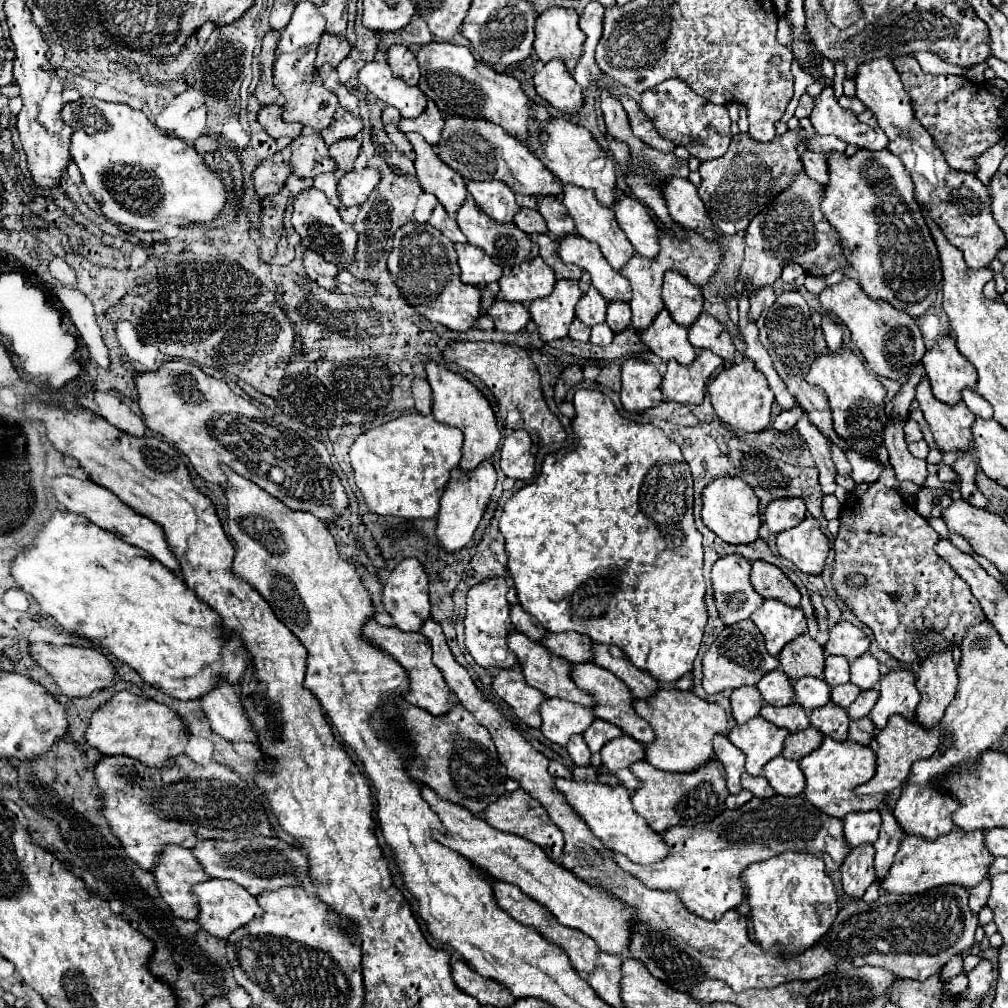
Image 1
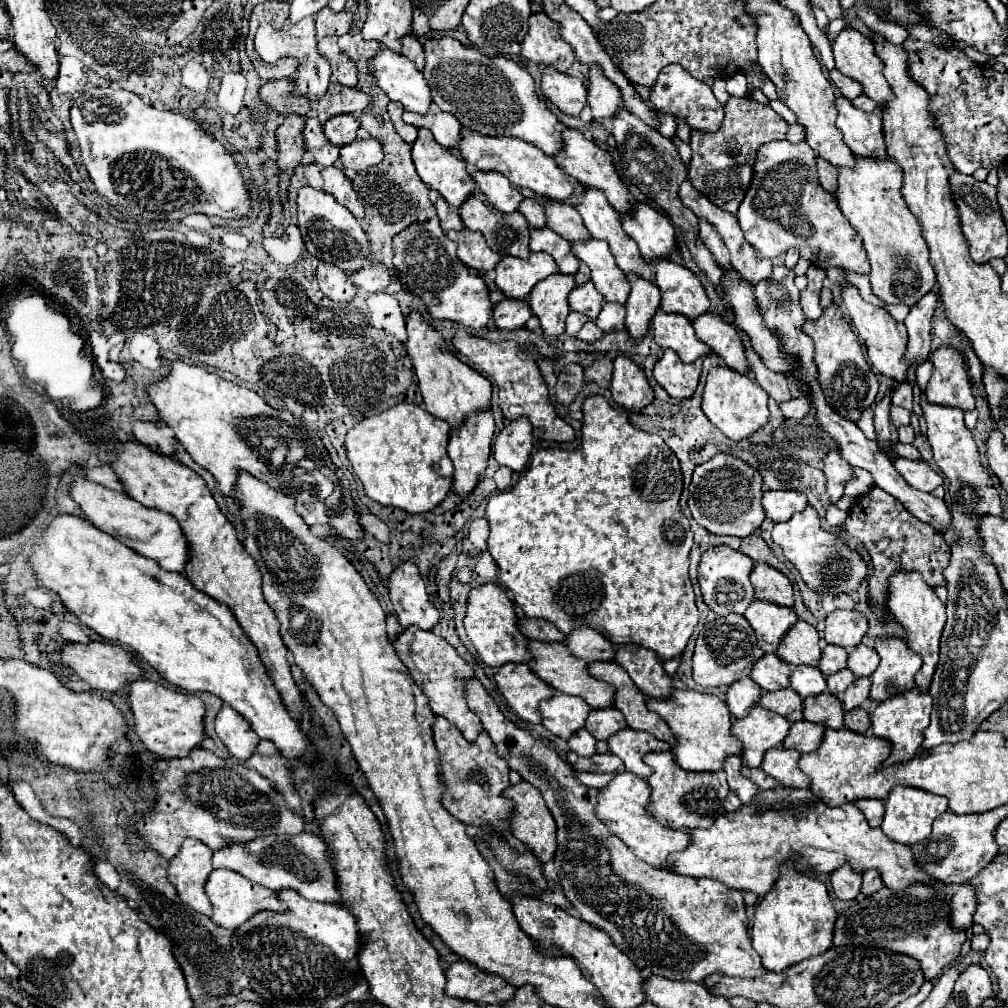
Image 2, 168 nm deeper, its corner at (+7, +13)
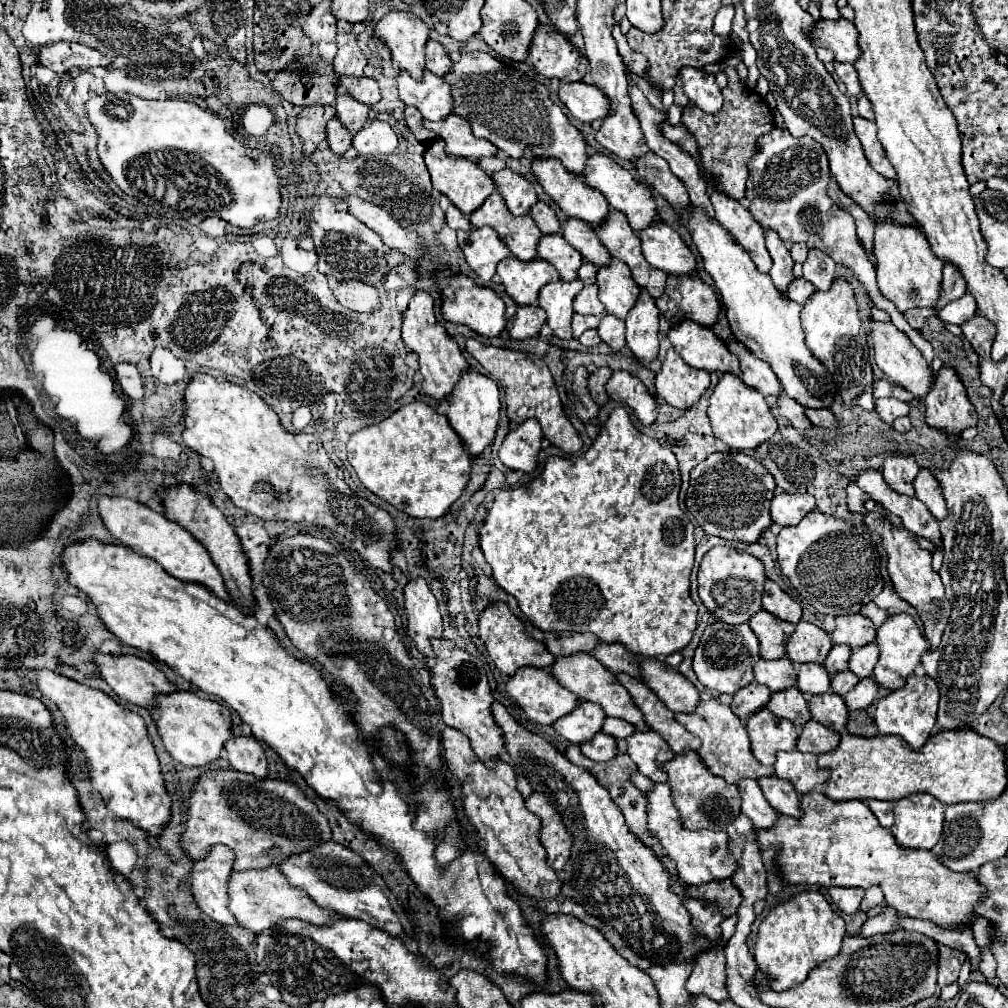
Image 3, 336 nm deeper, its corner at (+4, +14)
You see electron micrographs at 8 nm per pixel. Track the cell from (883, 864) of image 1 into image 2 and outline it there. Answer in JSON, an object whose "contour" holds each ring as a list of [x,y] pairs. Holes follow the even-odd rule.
{"contour":[[[868,870],[864,876],[862,876],[862,894],[864,896],[870,896],[874,892],[878,892],[882,888],[882,880],[878,878],[878,872],[876,870]]]}

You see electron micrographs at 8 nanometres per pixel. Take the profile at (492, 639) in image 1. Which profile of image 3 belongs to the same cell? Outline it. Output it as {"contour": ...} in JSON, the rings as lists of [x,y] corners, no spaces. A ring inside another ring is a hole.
{"contour":[[[497,601],[497,603],[491,603],[481,615],[479,615],[479,639],[485,643],[485,649],[487,653],[491,655],[495,667],[505,673],[505,675],[513,675],[519,667],[525,667],[525,665],[531,665],[531,667],[549,667],[553,663],[553,655],[547,651],[547,647],[533,639],[533,637],[527,637],[525,635],[525,627],[523,627],[523,621],[519,617],[515,617],[507,603],[503,601]]]}

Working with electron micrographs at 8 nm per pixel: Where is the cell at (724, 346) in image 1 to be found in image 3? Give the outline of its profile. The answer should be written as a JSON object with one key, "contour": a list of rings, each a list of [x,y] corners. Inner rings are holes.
{"contour":[[[727,341],[727,345],[729,345],[729,351],[735,357],[739,357],[741,381],[745,385],[757,389],[763,395],[771,395],[771,397],[777,397],[783,391],[781,383],[773,375],[773,369],[769,369],[769,365],[765,365],[765,361],[757,361],[757,357],[753,357],[753,353],[749,353],[749,349],[741,347],[739,341]]]}

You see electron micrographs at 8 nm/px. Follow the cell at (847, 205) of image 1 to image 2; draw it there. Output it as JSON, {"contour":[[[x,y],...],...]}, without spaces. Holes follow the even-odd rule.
{"contour":[[[856,158],[856,168],[838,168],[840,178],[838,178],[838,192],[836,200],[842,210],[842,214],[850,220],[850,224],[856,228],[856,232],[862,236],[864,248],[868,252],[868,260],[872,266],[870,272],[870,284],[874,294],[886,302],[886,304],[906,304],[912,306],[918,302],[924,294],[932,290],[936,284],[936,274],[934,268],[928,262],[928,250],[926,242],[922,238],[922,226],[918,218],[908,210],[900,190],[902,190],[902,170],[898,170],[898,164],[884,158],[880,164],[874,162],[874,158]]]}

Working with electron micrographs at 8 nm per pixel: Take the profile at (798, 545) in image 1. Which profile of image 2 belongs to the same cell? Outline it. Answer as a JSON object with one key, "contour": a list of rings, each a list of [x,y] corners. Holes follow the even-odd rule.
{"contour":[[[806,506],[804,512],[794,514],[794,518],[784,524],[776,524],[772,530],[772,540],[782,548],[786,560],[790,560],[798,568],[808,588],[812,588],[818,596],[850,594],[858,590],[868,574],[866,562],[862,560],[858,550],[850,550],[850,546],[838,534],[824,530],[820,526],[818,512],[812,506]]]}

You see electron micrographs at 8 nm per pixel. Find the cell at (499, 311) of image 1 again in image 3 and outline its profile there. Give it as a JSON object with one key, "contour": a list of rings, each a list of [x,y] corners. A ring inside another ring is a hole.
{"contour":[[[519,305],[515,317],[509,319],[507,323],[507,333],[511,335],[511,339],[537,337],[543,323],[545,323],[545,311],[541,311],[541,307]]]}

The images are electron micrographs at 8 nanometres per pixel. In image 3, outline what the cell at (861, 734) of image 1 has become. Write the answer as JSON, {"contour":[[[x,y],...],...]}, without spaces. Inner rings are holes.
{"contour":[[[849,711],[847,733],[861,735],[861,737],[873,737],[877,735],[877,725],[865,711]]]}

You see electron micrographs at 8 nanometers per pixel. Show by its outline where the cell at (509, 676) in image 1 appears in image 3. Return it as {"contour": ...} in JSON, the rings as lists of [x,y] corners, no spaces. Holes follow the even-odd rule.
{"contour":[[[537,667],[517,669],[517,673],[513,677],[509,677],[505,687],[507,687],[509,697],[527,713],[527,717],[535,723],[541,723],[541,725],[553,725],[559,717],[573,711],[579,701],[577,695],[573,695],[565,687],[561,687],[545,669],[537,669]]]}

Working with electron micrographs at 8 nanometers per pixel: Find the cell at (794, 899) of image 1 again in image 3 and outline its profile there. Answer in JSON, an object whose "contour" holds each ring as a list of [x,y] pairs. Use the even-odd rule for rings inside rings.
{"contour":[[[801,891],[791,899],[775,905],[759,925],[755,939],[755,961],[757,967],[771,975],[771,987],[775,991],[785,991],[801,981],[805,981],[807,973],[817,967],[821,961],[835,957],[841,949],[841,941],[845,937],[845,921],[831,907],[819,891]]]}

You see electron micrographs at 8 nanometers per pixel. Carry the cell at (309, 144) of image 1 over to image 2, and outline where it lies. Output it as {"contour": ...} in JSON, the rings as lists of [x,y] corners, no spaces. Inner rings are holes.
{"contour":[[[308,118],[306,120],[304,138],[306,138],[306,152],[314,154],[314,164],[318,164],[318,166],[332,166],[338,160],[340,146],[332,144],[326,138],[318,118]]]}

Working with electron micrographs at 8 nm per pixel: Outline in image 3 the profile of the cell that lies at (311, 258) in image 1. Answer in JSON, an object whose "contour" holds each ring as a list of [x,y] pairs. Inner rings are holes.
{"contour":[[[337,281],[333,295],[351,311],[373,311],[379,307],[379,295],[375,287],[363,285],[361,281]]]}

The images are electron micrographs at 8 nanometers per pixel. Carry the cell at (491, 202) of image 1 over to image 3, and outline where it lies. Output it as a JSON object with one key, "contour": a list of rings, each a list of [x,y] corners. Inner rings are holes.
{"contour":[[[501,169],[491,175],[497,185],[497,191],[507,203],[511,215],[525,215],[531,205],[537,203],[537,195],[533,185],[519,173],[511,169]]]}

